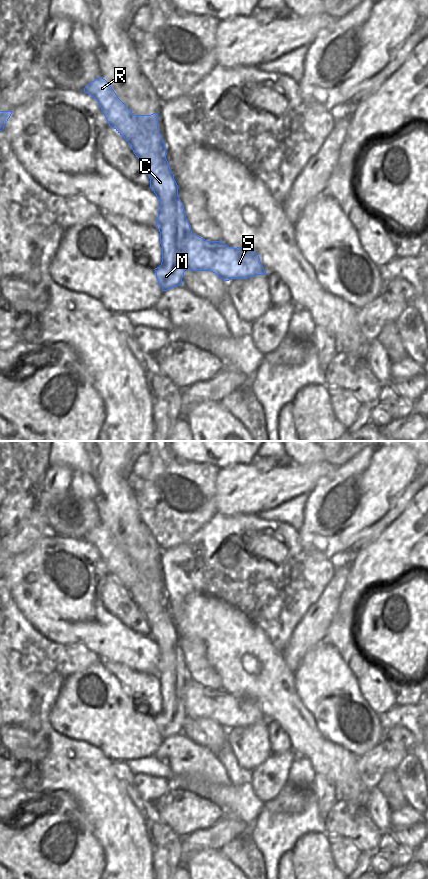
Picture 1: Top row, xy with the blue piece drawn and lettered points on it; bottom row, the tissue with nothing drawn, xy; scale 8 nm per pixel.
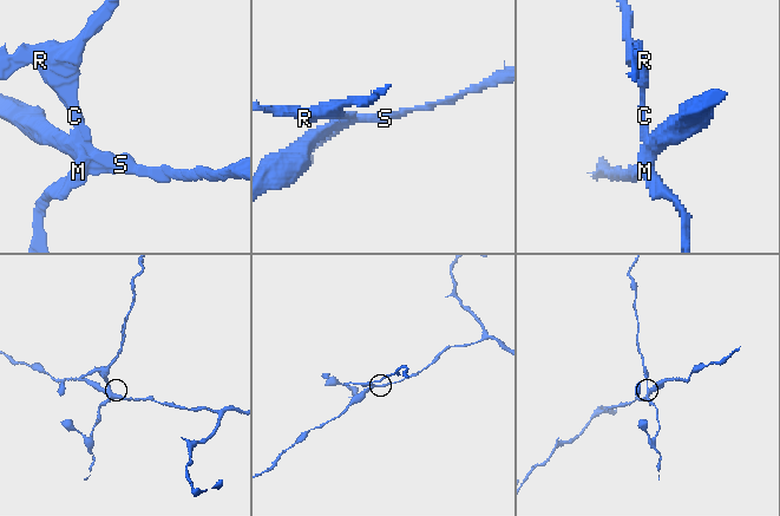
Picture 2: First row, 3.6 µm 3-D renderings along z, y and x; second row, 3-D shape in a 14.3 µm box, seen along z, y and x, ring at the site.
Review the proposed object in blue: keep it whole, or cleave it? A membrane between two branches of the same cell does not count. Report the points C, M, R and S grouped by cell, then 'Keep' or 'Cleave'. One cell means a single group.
Groups: C M R / S. Cleave.

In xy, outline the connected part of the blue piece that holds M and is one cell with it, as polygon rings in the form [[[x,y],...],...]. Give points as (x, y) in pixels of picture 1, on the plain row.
[[[101,525],[89,531],[84,540],[98,550],[109,574],[129,591],[146,616],[150,636],[160,650],[157,676],[167,671],[178,682],[178,700],[175,702],[178,708],[173,709],[171,715],[160,713],[154,717],[158,732],[163,739],[182,733],[186,718],[186,684],[192,678],[178,644],[179,635],[166,607],[165,591],[158,578],[158,562],[135,563]]]

